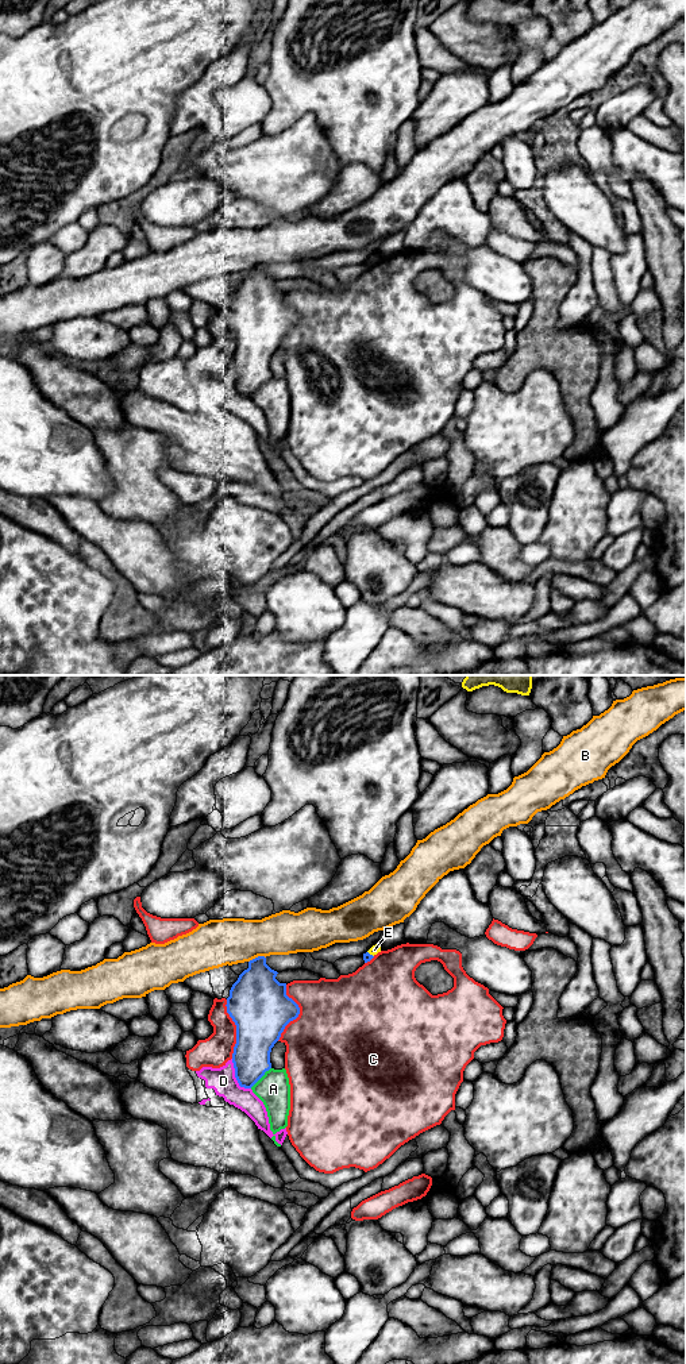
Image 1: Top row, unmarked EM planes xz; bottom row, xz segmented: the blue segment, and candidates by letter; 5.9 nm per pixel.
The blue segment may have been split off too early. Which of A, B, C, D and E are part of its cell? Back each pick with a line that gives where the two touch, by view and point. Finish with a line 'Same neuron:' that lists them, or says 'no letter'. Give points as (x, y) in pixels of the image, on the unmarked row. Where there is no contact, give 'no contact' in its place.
Same neuron: no letter

